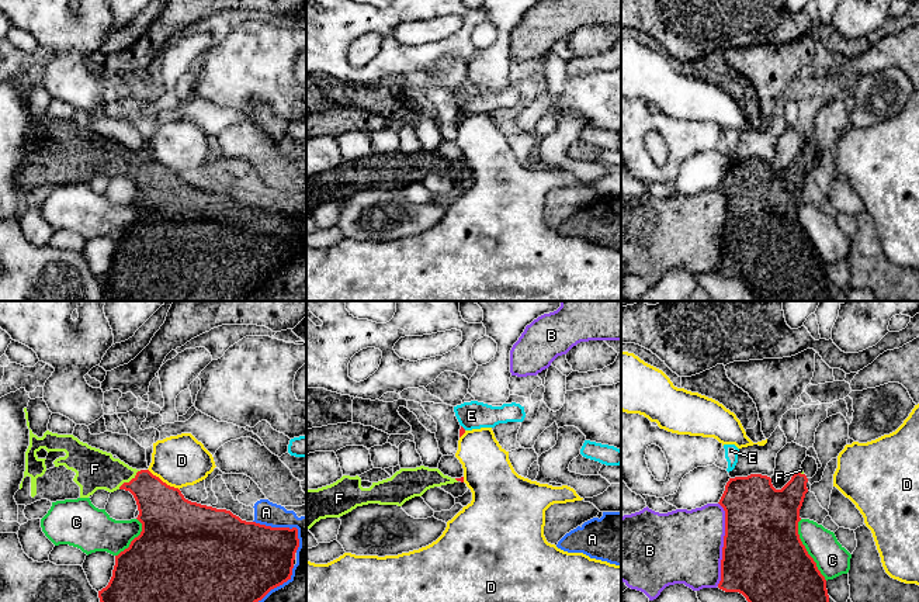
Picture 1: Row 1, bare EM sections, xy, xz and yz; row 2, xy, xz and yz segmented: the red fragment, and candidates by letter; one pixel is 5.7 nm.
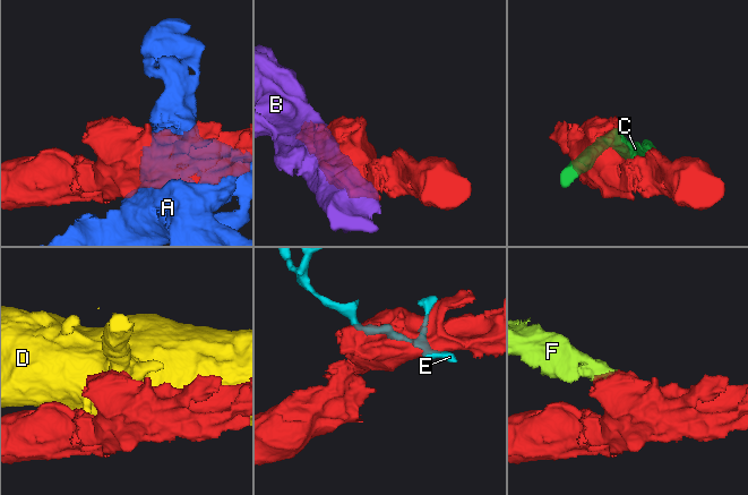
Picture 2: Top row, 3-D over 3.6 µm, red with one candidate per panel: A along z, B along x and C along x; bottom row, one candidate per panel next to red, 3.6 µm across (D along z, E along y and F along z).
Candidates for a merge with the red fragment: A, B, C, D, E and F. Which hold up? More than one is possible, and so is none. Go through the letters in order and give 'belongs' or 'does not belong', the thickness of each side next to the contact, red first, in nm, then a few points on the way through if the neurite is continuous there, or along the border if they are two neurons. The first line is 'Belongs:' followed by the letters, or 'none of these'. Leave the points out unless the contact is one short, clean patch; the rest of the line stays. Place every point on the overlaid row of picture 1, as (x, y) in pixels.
Belongs: F
A: does not belong | 400/140 nm
B: does not belong | 480/420 nm
C: does not belong | 480/190 nm
D: does not belong | 340/300 nm
E: does not belong | 30/160 nm
F: belongs | 280/220 nm | across xy (163, 509), (131, 480), (94, 469)

